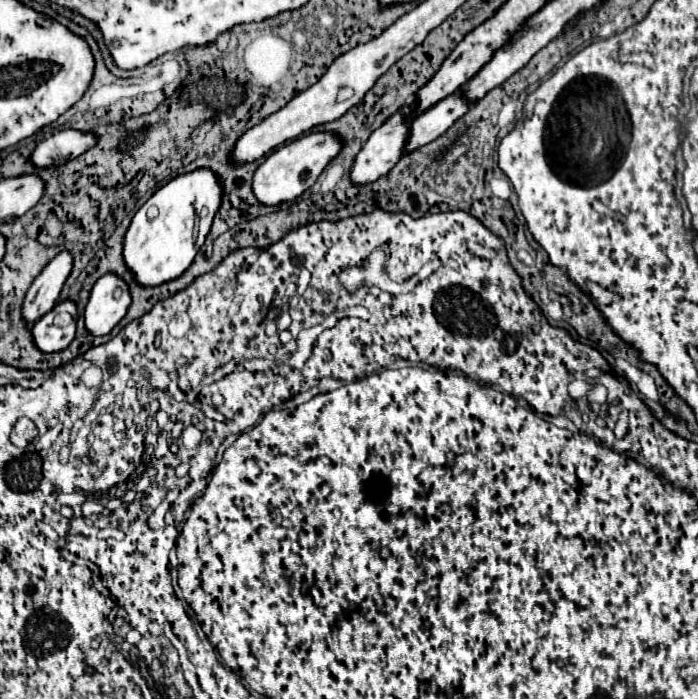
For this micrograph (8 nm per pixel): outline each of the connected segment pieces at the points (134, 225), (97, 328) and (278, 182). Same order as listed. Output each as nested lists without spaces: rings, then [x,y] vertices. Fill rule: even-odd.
[[[211,170],[181,174],[159,188],[137,210],[123,240],[123,260],[133,278],[139,280],[139,284],[151,288],[179,278],[191,266],[195,254],[203,246],[219,206],[221,186]],[[177,232],[181,232],[181,244],[177,244]]]
[[[115,274],[101,276],[93,286],[85,308],[85,328],[93,336],[109,334],[127,314],[129,304],[129,286]]]
[[[311,132],[307,136],[299,136],[287,142],[283,148],[273,150],[267,156],[267,160],[255,170],[253,194],[265,206],[277,206],[281,202],[295,200],[297,196],[301,196],[307,188],[315,184],[323,168],[337,156],[339,148],[341,148],[339,138],[329,132]]]

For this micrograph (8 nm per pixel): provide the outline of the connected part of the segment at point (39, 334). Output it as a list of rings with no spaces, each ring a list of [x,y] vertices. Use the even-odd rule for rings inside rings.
[[[61,302],[61,304],[55,304],[55,308],[51,312],[47,312],[43,318],[39,318],[33,328],[31,328],[31,334],[33,334],[33,340],[35,340],[35,346],[41,350],[41,352],[61,352],[63,348],[67,348],[75,336],[75,320],[65,326],[65,328],[59,328],[55,326],[53,318],[59,314],[59,312],[69,312],[69,314],[77,314],[77,308],[73,302]]]

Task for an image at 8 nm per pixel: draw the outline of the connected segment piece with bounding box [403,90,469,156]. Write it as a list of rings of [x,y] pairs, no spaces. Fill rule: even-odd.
[[[457,90],[455,94],[443,98],[441,102],[437,102],[429,110],[425,110],[421,116],[417,116],[411,122],[411,136],[407,136],[407,148],[403,148],[403,156],[433,142],[435,138],[443,136],[447,132],[447,128],[457,118],[461,118],[467,110],[469,110],[469,104],[463,98],[461,90]]]

